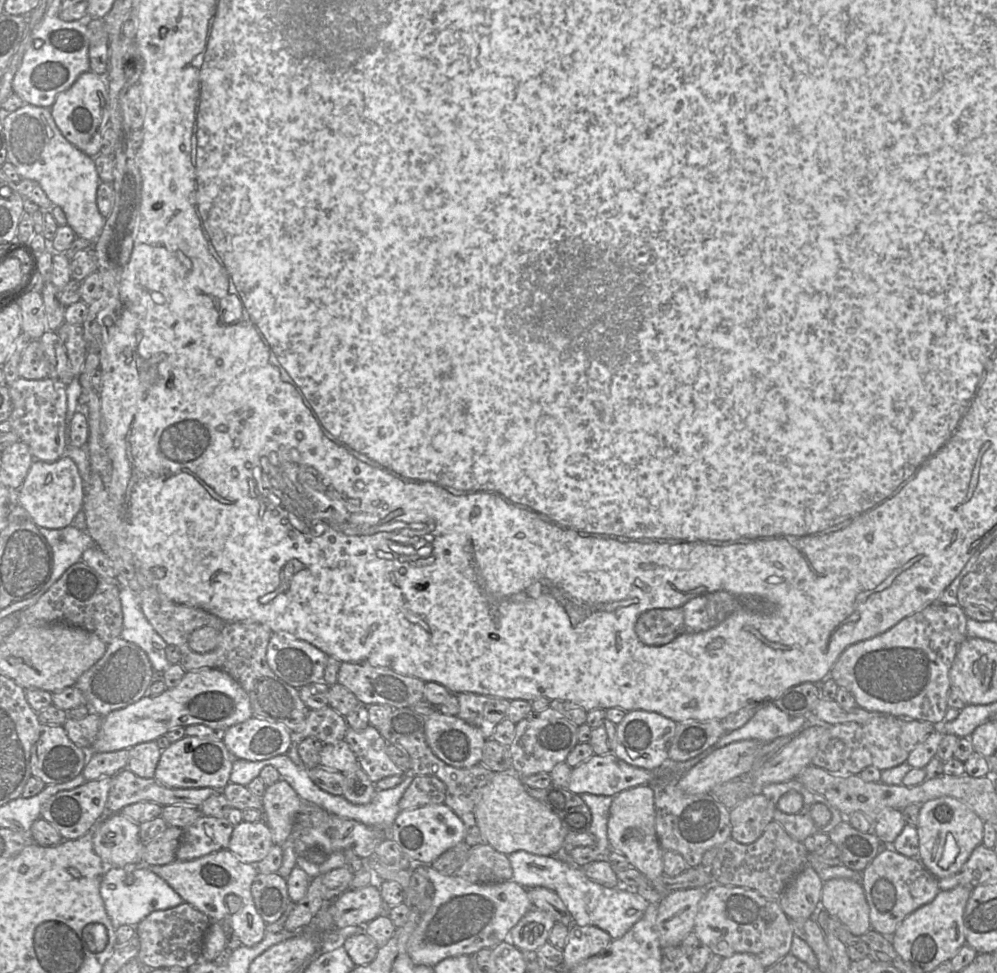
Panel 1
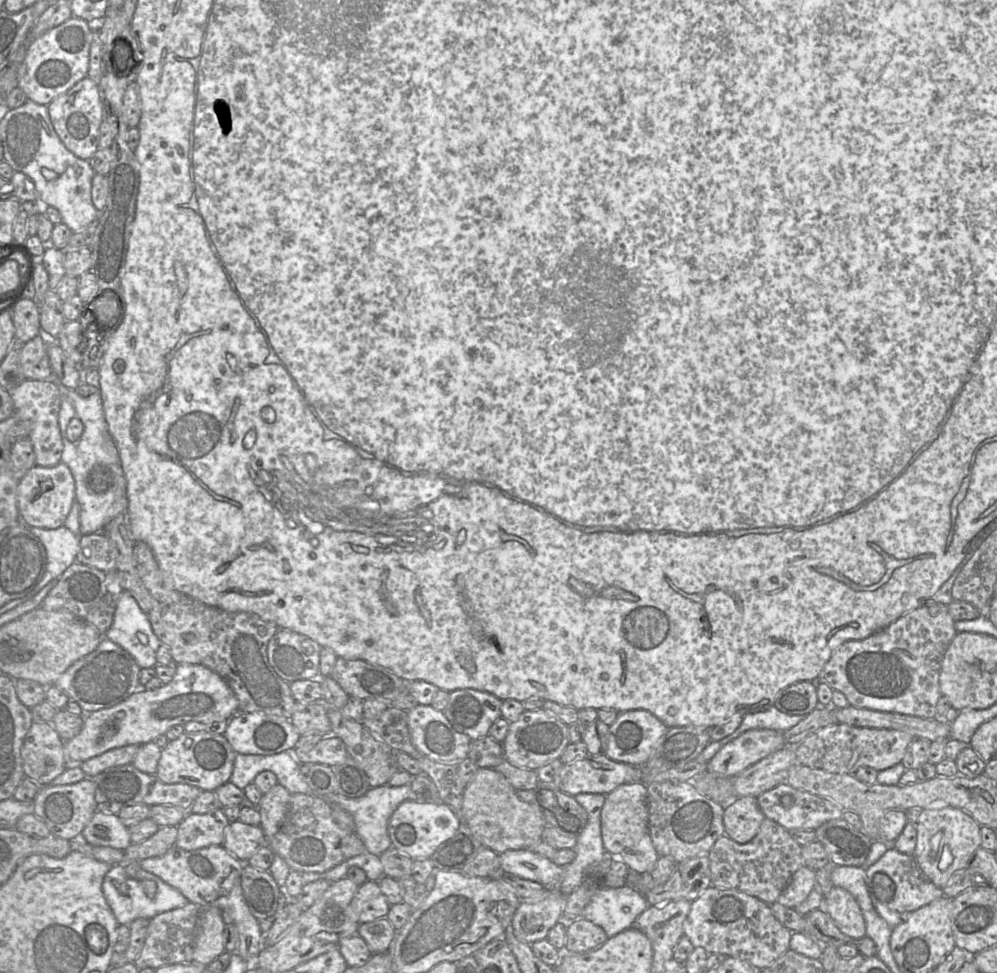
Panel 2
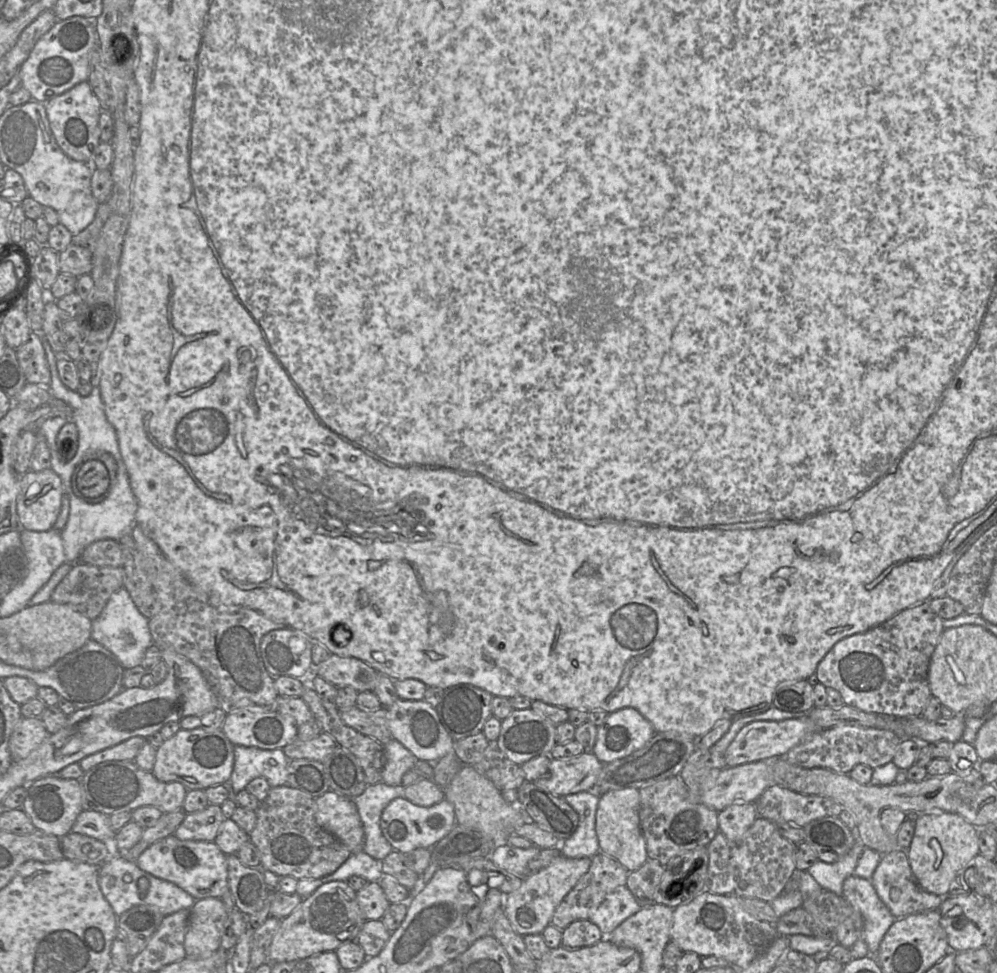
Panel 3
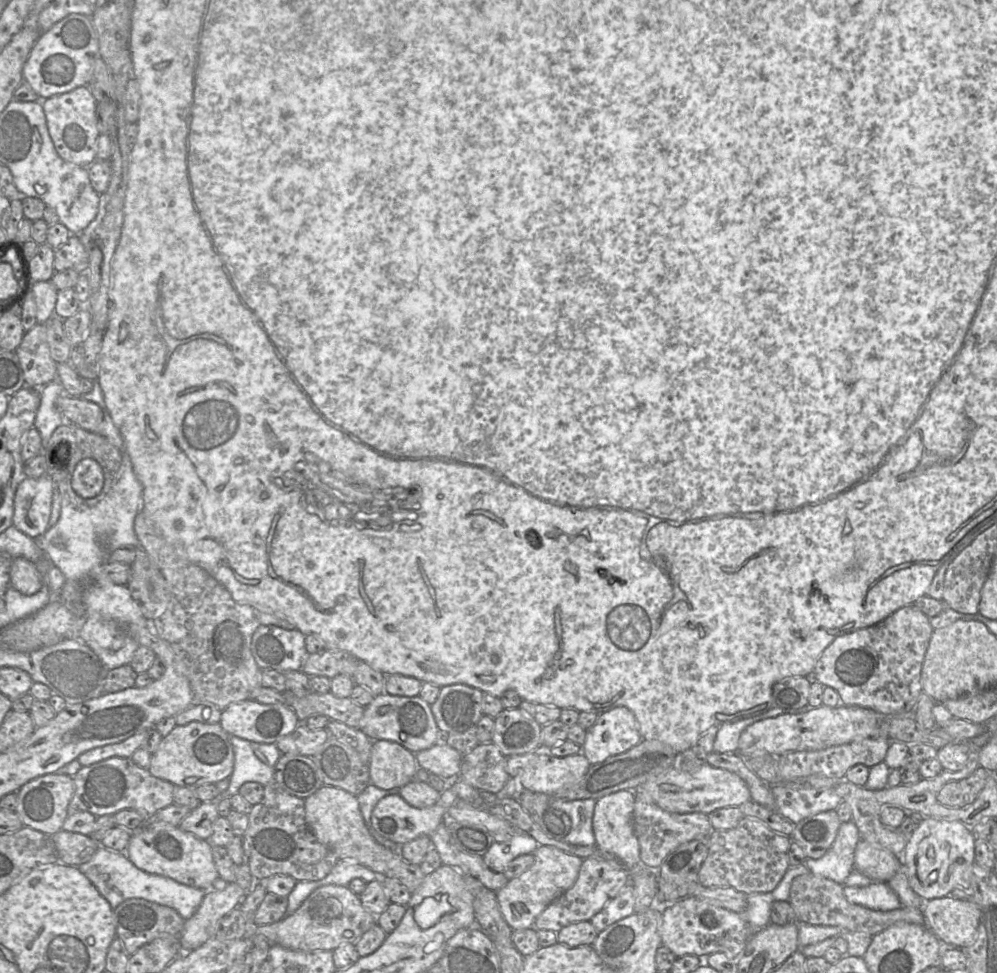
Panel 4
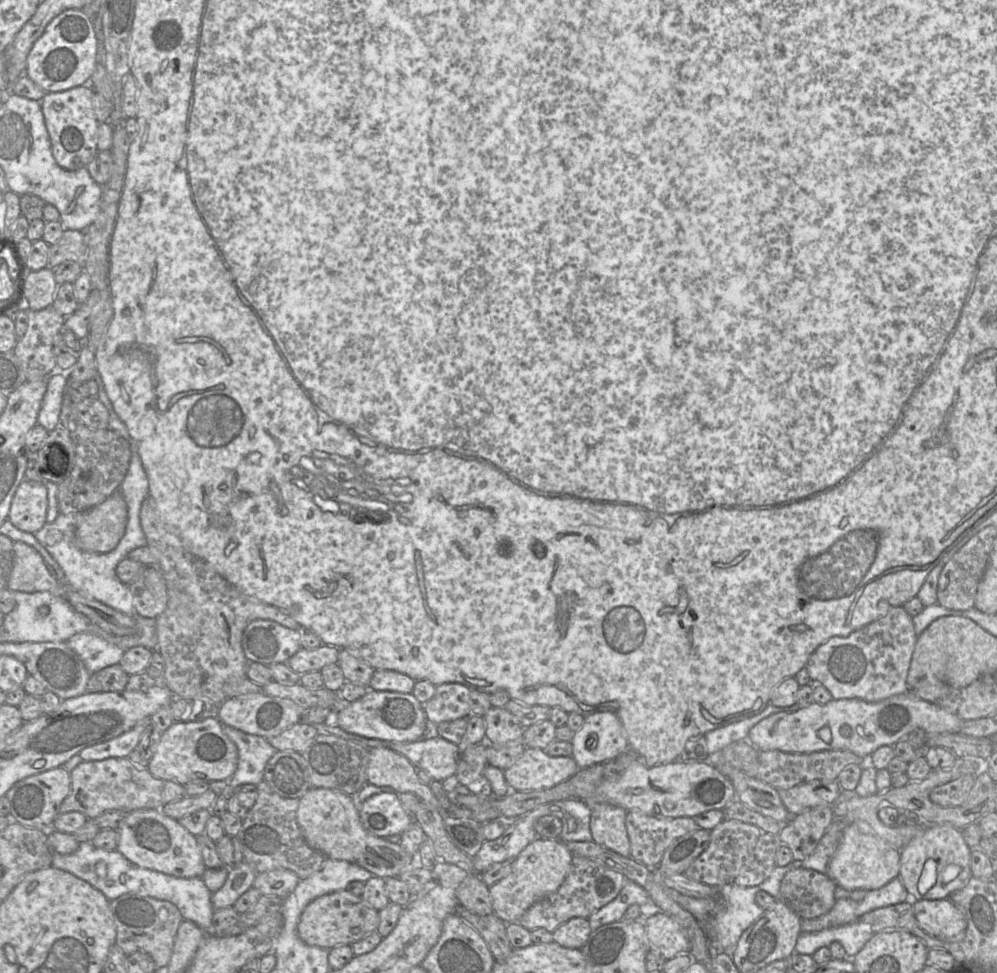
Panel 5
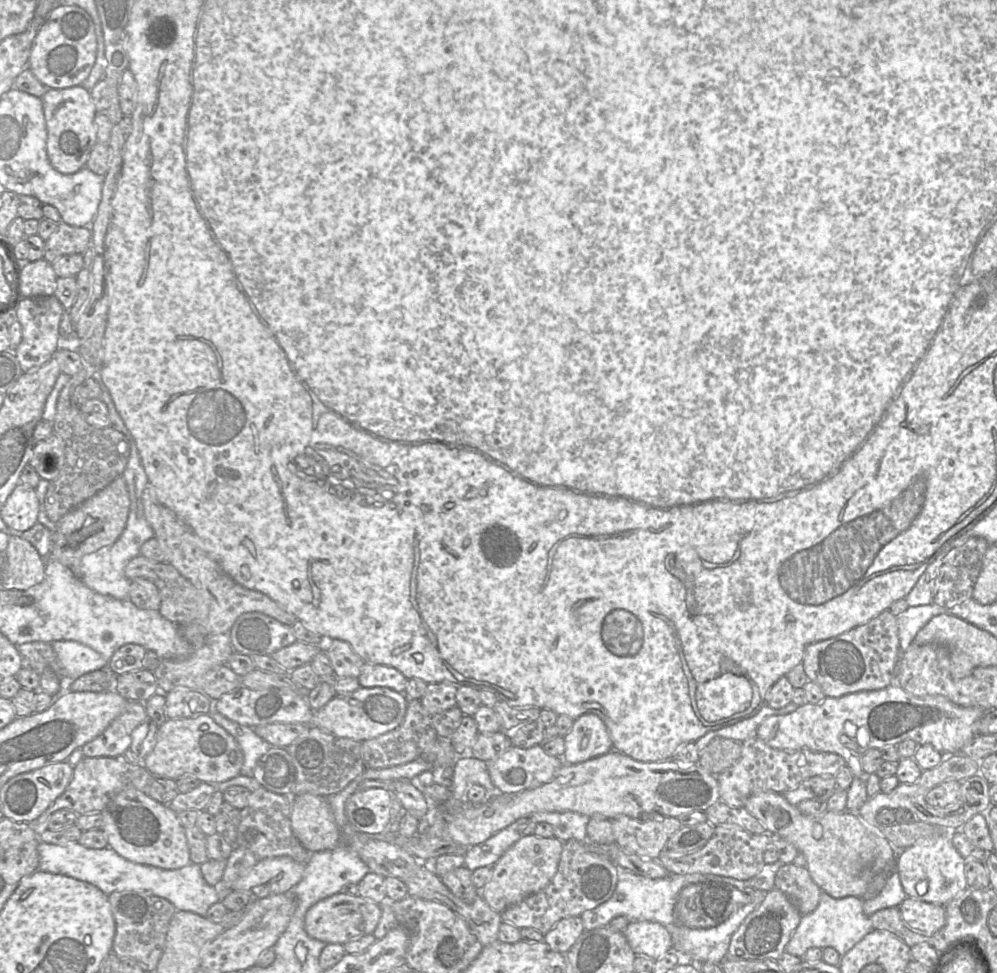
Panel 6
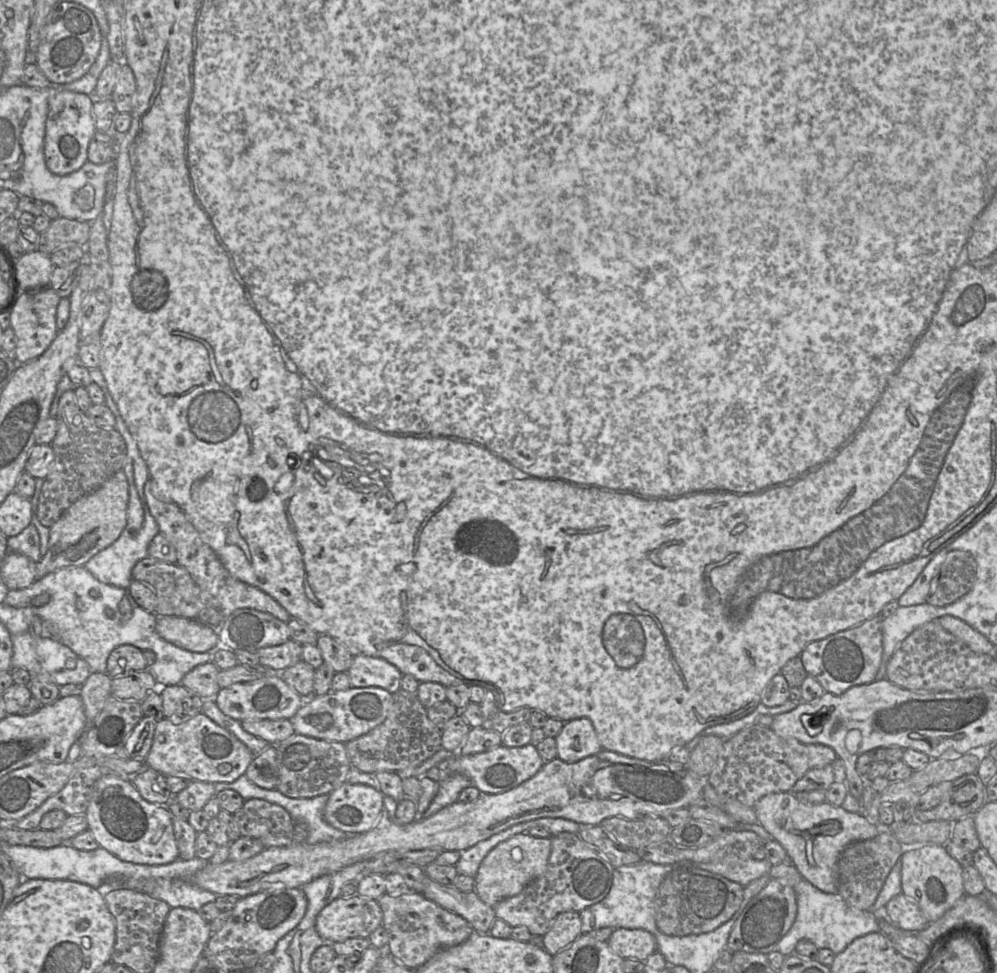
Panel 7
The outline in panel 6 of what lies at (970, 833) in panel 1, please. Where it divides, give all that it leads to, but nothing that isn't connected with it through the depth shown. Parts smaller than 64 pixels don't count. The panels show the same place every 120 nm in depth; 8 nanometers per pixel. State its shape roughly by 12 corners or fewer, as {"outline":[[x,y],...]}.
{"outline":[[950,832],[897,851],[907,896],[945,906],[968,887]]}

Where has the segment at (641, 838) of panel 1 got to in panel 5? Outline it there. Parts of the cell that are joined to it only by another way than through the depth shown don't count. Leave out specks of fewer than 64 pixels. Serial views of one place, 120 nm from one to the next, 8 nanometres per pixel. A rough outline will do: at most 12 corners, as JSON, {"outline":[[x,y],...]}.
{"outline":[[591,805],[593,841],[630,856],[627,811]]}

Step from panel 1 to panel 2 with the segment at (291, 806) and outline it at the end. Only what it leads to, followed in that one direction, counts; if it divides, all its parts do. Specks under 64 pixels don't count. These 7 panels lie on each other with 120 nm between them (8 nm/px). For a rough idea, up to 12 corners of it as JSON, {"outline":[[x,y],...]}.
{"outline":[[279,783],[263,794],[260,827],[271,839],[288,812],[290,792]]}

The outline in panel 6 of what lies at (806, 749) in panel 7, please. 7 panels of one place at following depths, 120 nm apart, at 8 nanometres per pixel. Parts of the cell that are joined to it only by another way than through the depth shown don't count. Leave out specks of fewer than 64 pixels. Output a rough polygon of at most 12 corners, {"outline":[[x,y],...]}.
{"outline":[[754,735],[715,776],[720,800],[783,794],[814,776],[835,777],[836,753],[779,750]]}

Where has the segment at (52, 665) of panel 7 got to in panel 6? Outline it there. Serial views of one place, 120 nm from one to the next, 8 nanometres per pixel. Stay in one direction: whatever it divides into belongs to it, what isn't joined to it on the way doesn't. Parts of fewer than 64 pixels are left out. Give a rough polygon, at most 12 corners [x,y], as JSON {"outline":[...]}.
{"outline":[[76,641],[51,646],[61,673],[74,681],[109,664]]}

